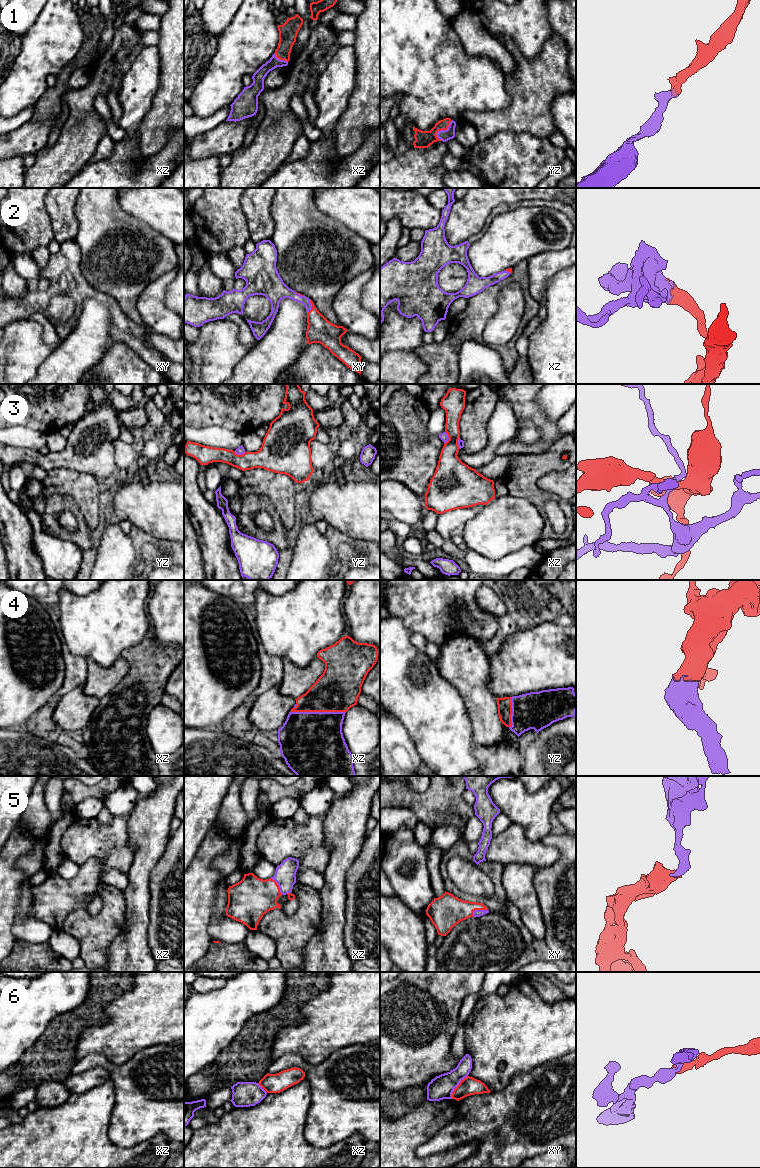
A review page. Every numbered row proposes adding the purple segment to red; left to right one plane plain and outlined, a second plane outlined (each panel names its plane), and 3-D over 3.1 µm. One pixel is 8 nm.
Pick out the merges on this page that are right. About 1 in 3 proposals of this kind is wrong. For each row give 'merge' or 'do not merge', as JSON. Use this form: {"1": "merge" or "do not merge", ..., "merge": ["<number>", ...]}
{"1": "merge", "2": "merge", "3": "do not merge", "4": "merge", "5": "merge", "6": "do not merge", "merge": ["1", "2", "4", "5"]}

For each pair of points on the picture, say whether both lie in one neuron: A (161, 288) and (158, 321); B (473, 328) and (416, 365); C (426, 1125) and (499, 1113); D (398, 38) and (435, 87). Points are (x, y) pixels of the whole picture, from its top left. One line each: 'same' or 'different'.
A: same
B: different
C: different
D: same

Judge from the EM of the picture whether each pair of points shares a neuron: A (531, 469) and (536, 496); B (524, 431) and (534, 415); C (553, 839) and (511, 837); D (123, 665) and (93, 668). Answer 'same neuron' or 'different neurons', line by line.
A: same neuron
B: different neurons
C: different neurons
D: same neuron

